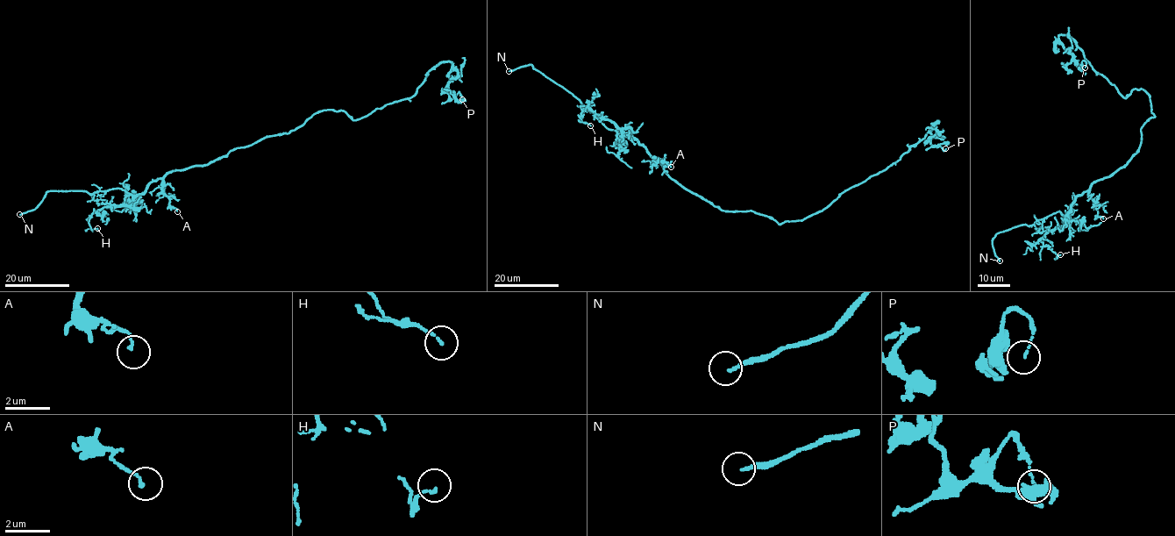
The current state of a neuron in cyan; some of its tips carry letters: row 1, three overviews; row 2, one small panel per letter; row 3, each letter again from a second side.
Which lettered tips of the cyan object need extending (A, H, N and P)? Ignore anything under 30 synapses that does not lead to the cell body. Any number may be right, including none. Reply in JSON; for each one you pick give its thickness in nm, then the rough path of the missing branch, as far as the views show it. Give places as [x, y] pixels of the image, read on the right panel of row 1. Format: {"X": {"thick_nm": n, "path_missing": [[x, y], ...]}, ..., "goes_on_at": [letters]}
{"N": {"thick_nm": 150, "path_missing": [[1000, 260], [995, 266], [1021, 279]]}, "goes_on_at": ["N"]}

